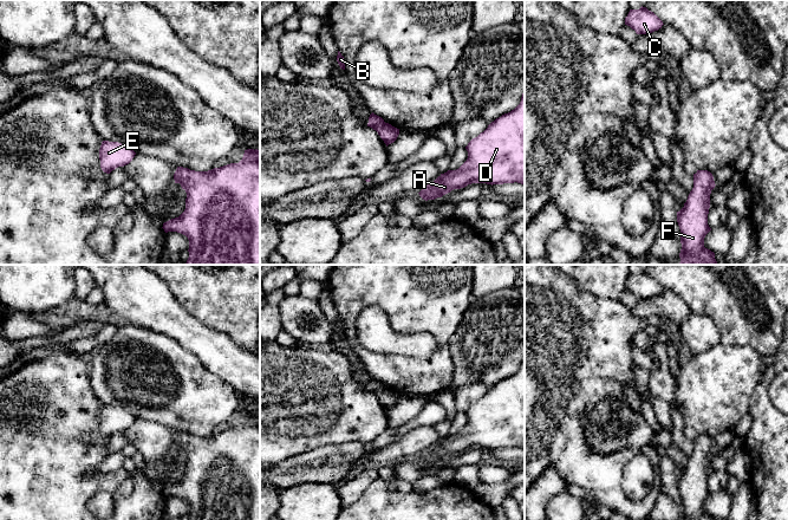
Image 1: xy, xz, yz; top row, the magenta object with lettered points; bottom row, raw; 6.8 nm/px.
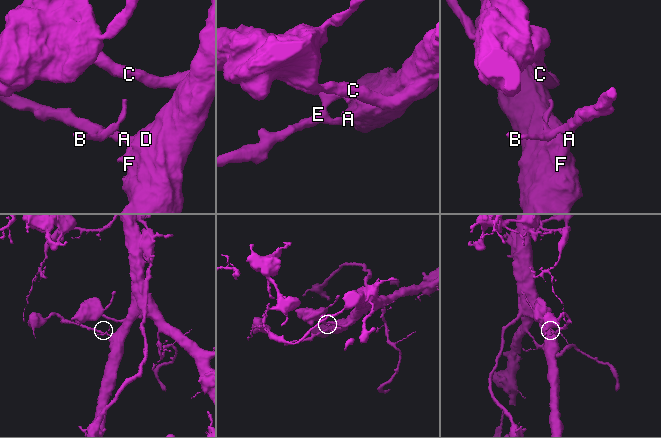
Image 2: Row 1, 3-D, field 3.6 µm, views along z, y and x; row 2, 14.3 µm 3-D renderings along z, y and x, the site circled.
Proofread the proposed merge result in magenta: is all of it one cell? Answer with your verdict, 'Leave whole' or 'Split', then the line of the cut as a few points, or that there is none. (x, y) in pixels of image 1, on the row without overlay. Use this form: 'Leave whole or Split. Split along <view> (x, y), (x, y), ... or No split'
Leave whole. No split

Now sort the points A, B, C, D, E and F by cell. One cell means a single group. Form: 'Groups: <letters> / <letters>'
Groups: A B C D E F

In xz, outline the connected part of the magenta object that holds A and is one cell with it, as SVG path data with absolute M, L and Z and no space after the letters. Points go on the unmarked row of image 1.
M525 356L520 369L491 386L465 411L467 425L456 435L441 438L423 451L419 461L428 466L471 448L525 449Z

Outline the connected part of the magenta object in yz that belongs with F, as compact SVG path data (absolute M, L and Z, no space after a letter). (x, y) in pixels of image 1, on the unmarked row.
M708 435L693 438L693 453L684 472L677 476L682 514L679 520L715 520L704 512L704 502L711 495L708 489L710 459L715 453L714 441Z

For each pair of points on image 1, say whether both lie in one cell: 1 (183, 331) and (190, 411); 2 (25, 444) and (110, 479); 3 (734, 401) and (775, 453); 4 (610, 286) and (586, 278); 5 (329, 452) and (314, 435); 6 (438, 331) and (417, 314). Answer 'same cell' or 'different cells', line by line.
1: different cells
2: same cell
3: different cells
4: same cell
5: different cells
6: same cell

